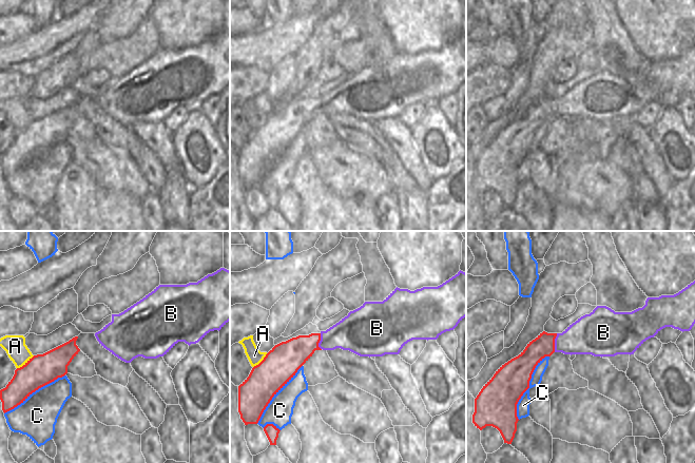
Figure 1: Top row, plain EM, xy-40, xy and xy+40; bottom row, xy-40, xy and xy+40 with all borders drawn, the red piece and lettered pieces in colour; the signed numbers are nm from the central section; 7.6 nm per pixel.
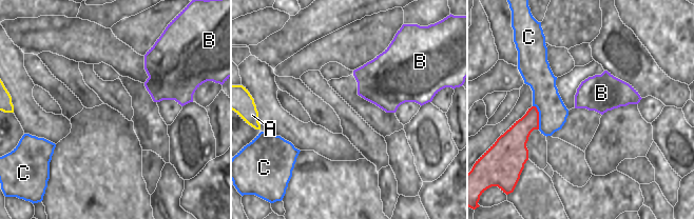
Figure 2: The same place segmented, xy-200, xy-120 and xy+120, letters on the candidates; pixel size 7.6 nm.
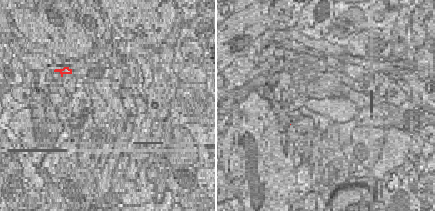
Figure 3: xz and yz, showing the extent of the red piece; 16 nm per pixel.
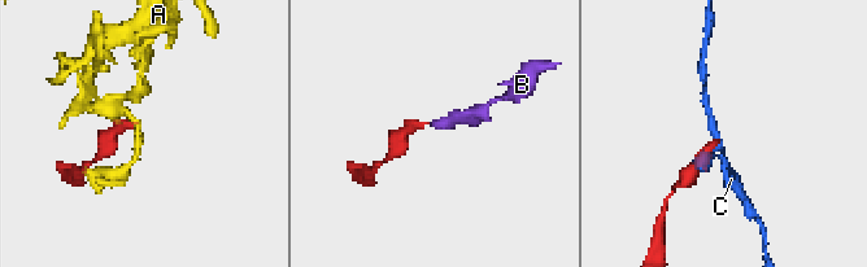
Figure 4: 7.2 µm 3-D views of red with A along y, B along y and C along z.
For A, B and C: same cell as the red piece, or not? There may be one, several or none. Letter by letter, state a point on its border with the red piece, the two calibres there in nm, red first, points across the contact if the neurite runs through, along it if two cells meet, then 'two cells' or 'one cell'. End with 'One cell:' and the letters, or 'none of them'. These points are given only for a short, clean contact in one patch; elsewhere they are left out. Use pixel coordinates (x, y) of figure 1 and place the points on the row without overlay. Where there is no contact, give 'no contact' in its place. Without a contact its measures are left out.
A: xy-40 (25, 127) | 240/160 nm | along xy-40 (34, 119), (17, 132) | two cells
B: xy+40 (554, 107) | 160/280 nm | across xy+40 (542, 110), (554, 107), (567, 107), (585, 99) | one cell
C: xy+40 (528, 150) | 280/100 nm | two cells
One cell: B

